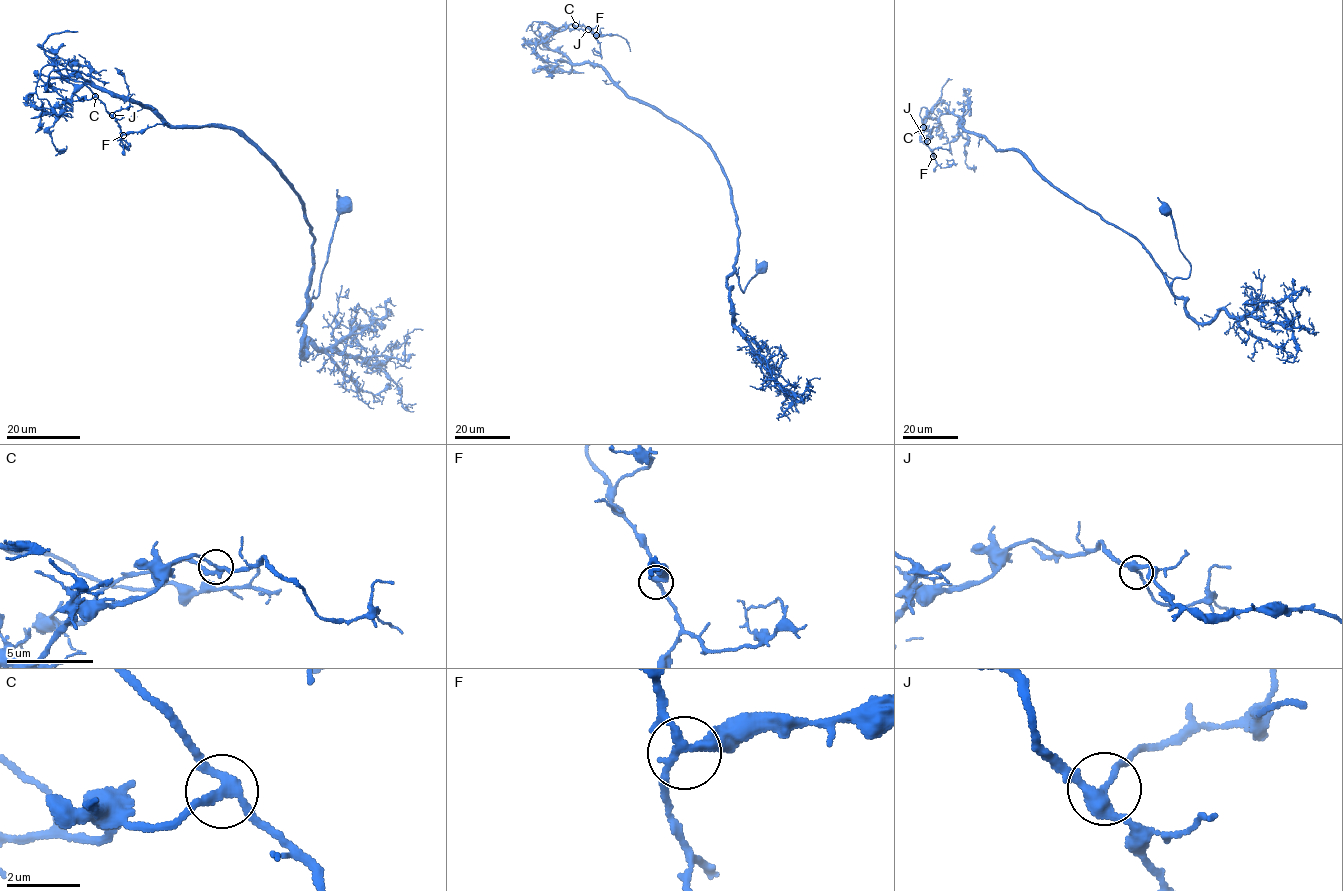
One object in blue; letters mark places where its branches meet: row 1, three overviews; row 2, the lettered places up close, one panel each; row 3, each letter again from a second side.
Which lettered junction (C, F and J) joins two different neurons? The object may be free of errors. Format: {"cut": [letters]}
{"cut": ["C"]}

